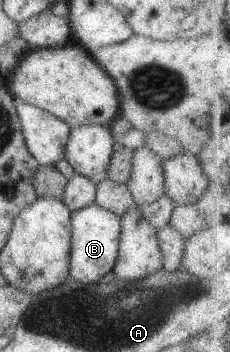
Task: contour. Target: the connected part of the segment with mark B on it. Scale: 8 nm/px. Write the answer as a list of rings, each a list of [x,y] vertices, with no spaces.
[[[94,203],[71,211],[70,223],[69,276],[83,284],[96,284],[100,277],[113,268],[116,261],[121,230],[120,216]]]

